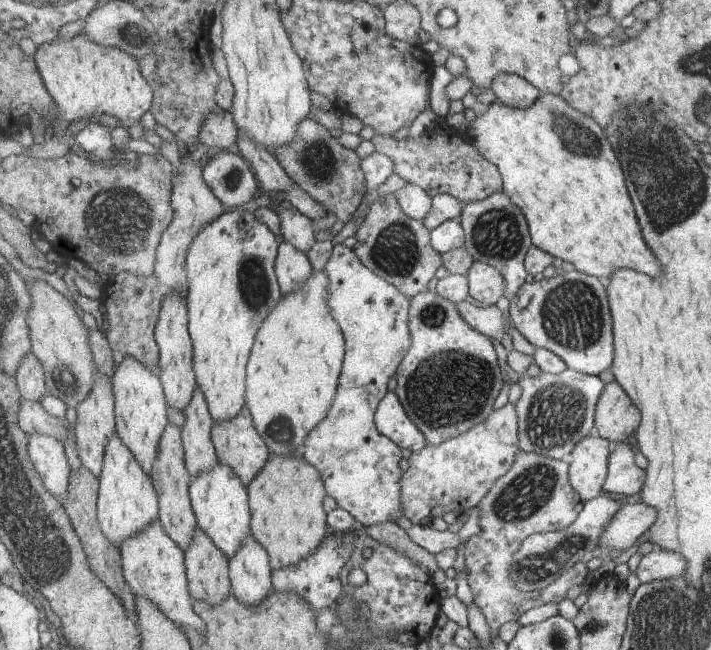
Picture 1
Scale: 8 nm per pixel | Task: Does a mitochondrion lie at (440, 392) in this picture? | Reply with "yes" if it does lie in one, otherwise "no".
yes

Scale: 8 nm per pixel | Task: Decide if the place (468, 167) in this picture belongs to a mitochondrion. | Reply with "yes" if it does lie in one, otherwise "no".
no

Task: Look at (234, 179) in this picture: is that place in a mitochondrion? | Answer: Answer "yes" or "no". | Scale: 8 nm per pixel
yes

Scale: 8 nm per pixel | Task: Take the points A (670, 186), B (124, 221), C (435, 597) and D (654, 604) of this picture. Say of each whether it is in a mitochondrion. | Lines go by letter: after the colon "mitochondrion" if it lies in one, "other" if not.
A: mitochondrion
B: mitochondrion
C: other
D: mitochondrion

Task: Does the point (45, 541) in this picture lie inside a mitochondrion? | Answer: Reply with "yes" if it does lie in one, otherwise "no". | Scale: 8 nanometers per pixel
yes

